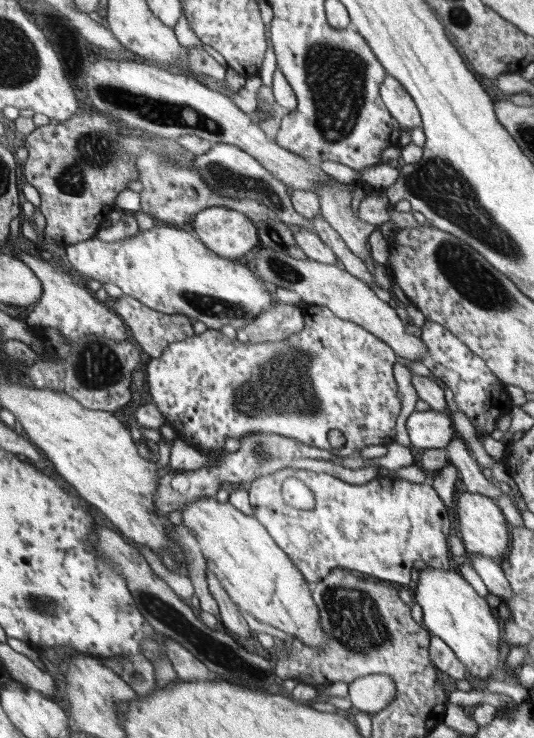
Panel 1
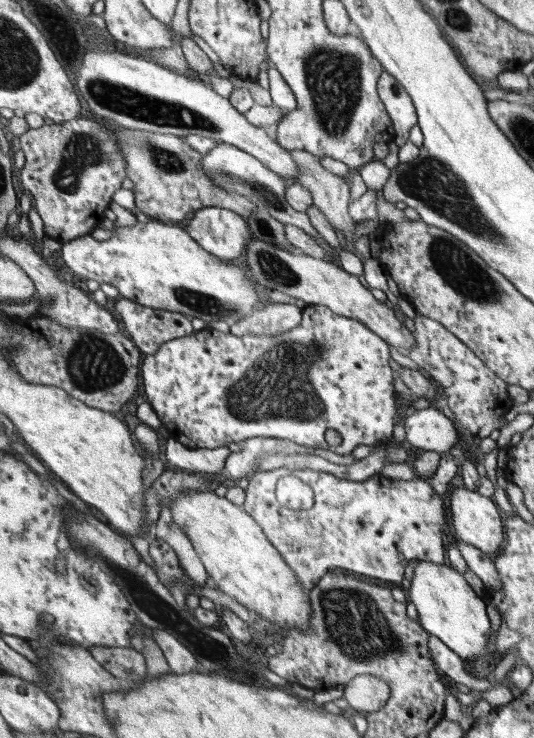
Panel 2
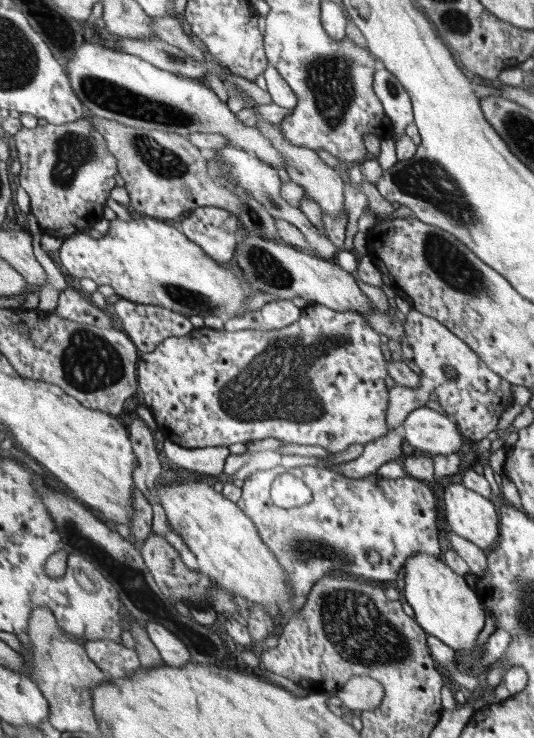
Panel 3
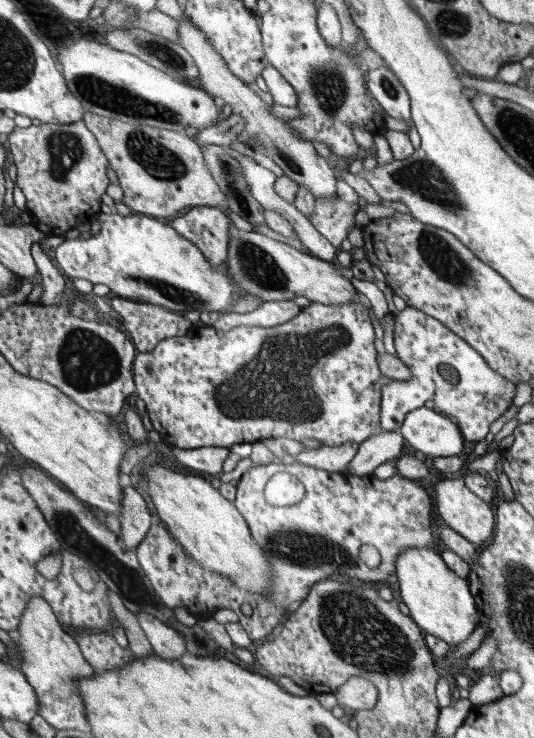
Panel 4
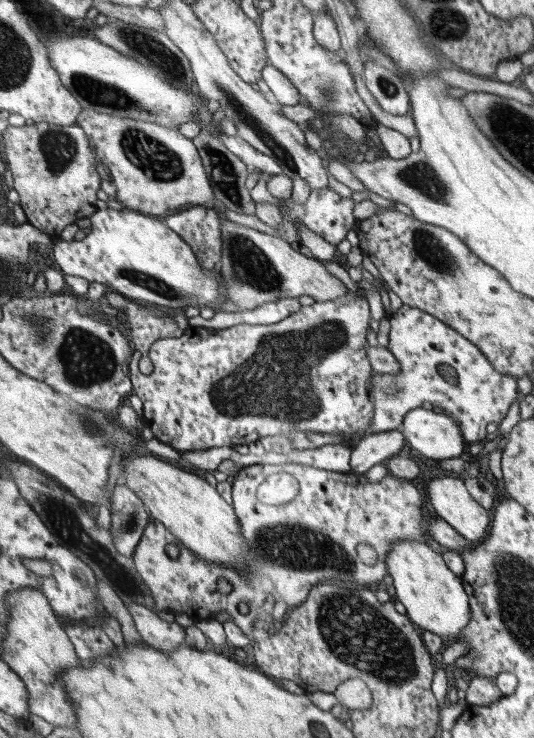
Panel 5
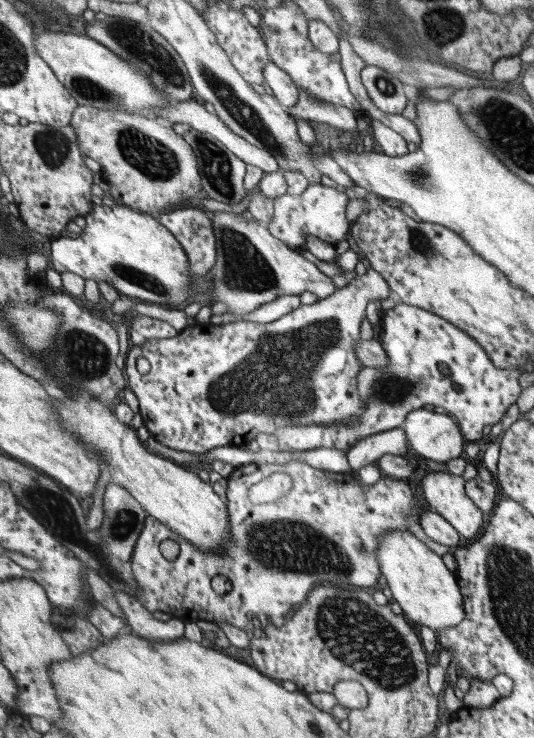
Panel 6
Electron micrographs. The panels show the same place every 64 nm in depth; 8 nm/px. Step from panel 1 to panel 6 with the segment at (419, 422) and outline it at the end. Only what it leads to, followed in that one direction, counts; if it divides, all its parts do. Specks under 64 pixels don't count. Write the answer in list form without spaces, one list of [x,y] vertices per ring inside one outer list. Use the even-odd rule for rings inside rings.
[[[420,409],[410,412],[401,428],[406,433],[410,449],[414,449],[424,459],[445,464],[450,460],[460,458],[460,454],[464,450],[464,438],[458,430],[456,422],[452,418],[448,418],[448,414],[443,411],[428,412],[428,410]]]

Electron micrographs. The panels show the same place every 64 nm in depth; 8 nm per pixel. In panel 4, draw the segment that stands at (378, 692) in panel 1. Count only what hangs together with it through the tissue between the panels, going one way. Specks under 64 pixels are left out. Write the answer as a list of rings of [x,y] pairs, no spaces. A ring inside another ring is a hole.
[[[353,677],[337,687],[334,696],[341,707],[369,711],[377,705],[379,694],[377,688],[367,678]]]

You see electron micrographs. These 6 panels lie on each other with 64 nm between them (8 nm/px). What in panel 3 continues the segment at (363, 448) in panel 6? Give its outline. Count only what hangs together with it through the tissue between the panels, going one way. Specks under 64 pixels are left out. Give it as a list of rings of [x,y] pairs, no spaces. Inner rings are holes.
[[[390,431],[384,437],[364,444],[364,453],[356,460],[344,464],[336,464],[331,470],[351,479],[362,479],[373,475],[386,462],[402,458],[402,439],[402,435],[396,431]]]

